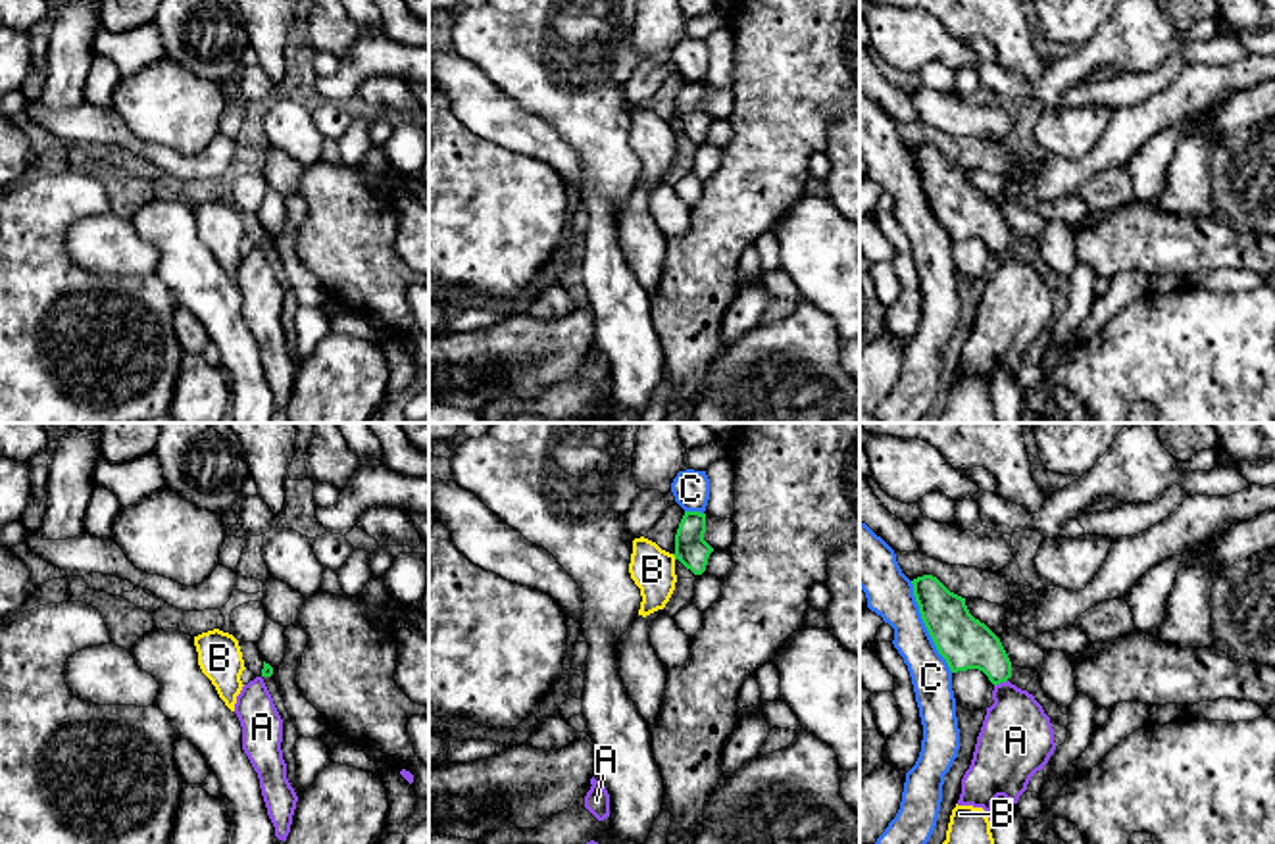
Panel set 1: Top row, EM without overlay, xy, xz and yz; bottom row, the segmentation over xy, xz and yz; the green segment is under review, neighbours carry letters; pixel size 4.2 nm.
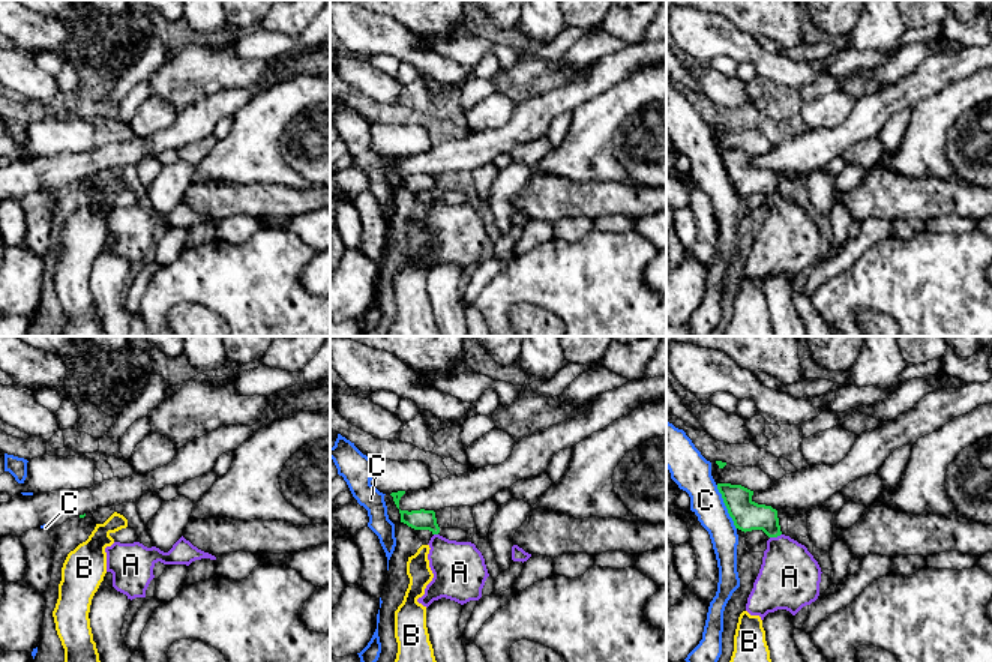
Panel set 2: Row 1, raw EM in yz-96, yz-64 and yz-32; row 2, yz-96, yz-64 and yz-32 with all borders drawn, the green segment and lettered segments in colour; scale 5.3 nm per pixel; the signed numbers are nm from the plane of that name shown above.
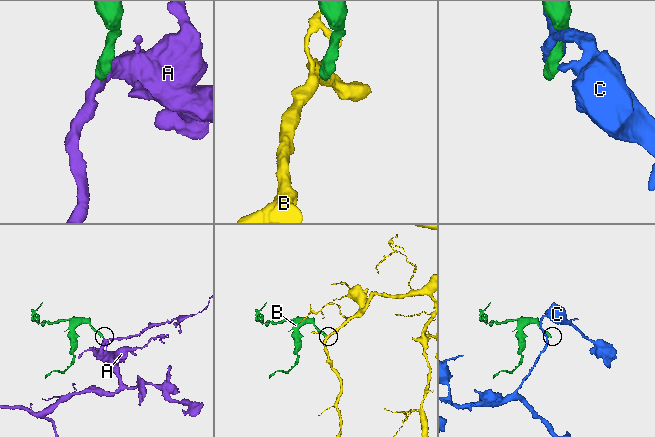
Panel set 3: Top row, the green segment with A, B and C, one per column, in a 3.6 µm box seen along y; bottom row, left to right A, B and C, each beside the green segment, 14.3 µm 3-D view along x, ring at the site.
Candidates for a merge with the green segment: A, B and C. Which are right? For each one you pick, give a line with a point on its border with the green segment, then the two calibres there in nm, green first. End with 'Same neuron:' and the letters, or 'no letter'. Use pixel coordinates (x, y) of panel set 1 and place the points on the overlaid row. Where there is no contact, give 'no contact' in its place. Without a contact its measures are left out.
A: yz (1000, 681) | 220/300 nm
Same neuron: A

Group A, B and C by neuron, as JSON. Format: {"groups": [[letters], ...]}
{"groups": [["A"], ["B"], ["C"]]}

